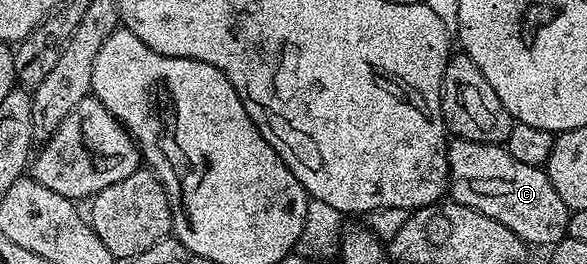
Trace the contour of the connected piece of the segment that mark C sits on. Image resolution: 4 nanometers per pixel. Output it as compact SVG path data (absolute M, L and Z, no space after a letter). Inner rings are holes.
M457 138L447 144L447 164L449 195L454 202L485 213L485 217L493 217L493 221L501 221L501 225L513 229L528 245L554 245L565 238L569 212L543 167L517 161L506 146Z

